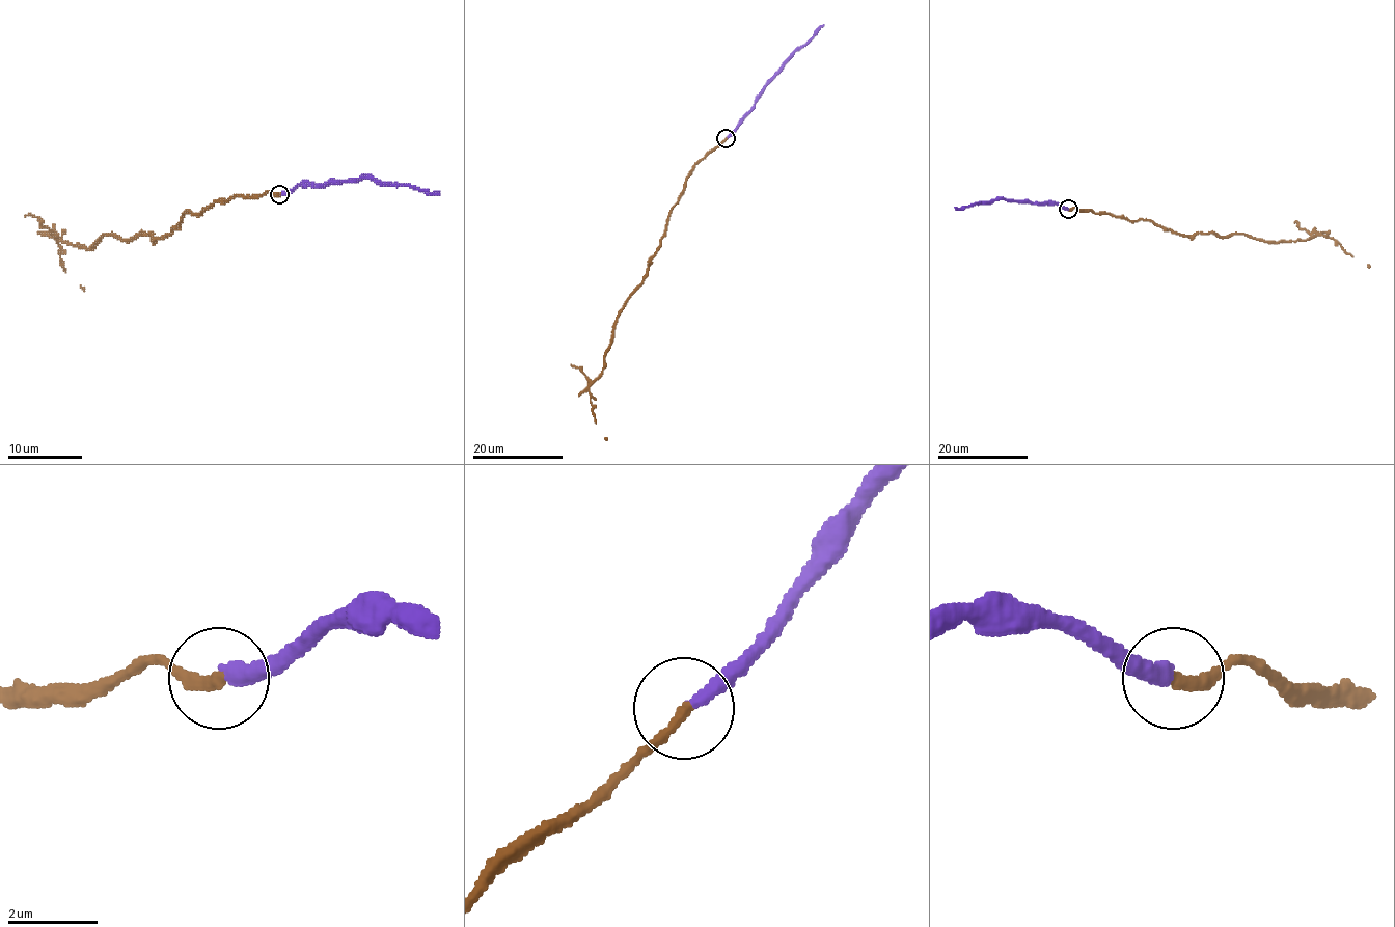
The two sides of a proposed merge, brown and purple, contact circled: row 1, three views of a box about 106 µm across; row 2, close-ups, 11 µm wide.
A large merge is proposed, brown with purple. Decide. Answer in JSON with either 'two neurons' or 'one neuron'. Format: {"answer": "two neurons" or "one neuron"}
{"answer": "two neurons"}

